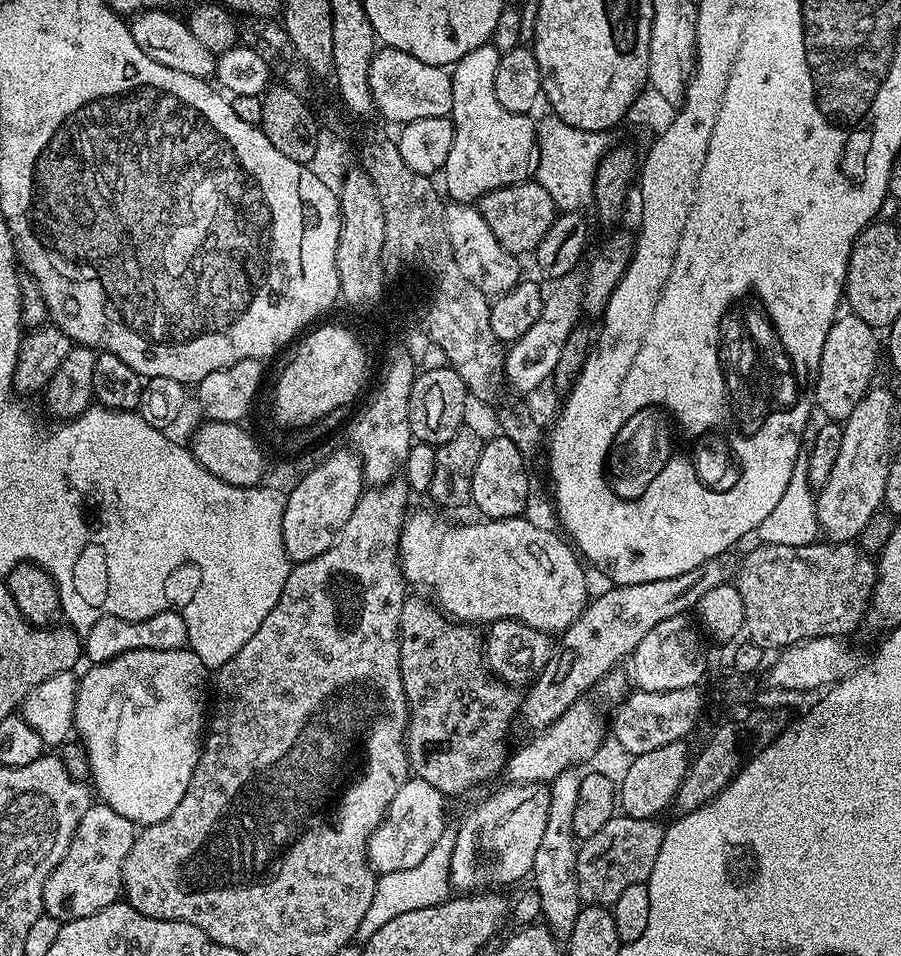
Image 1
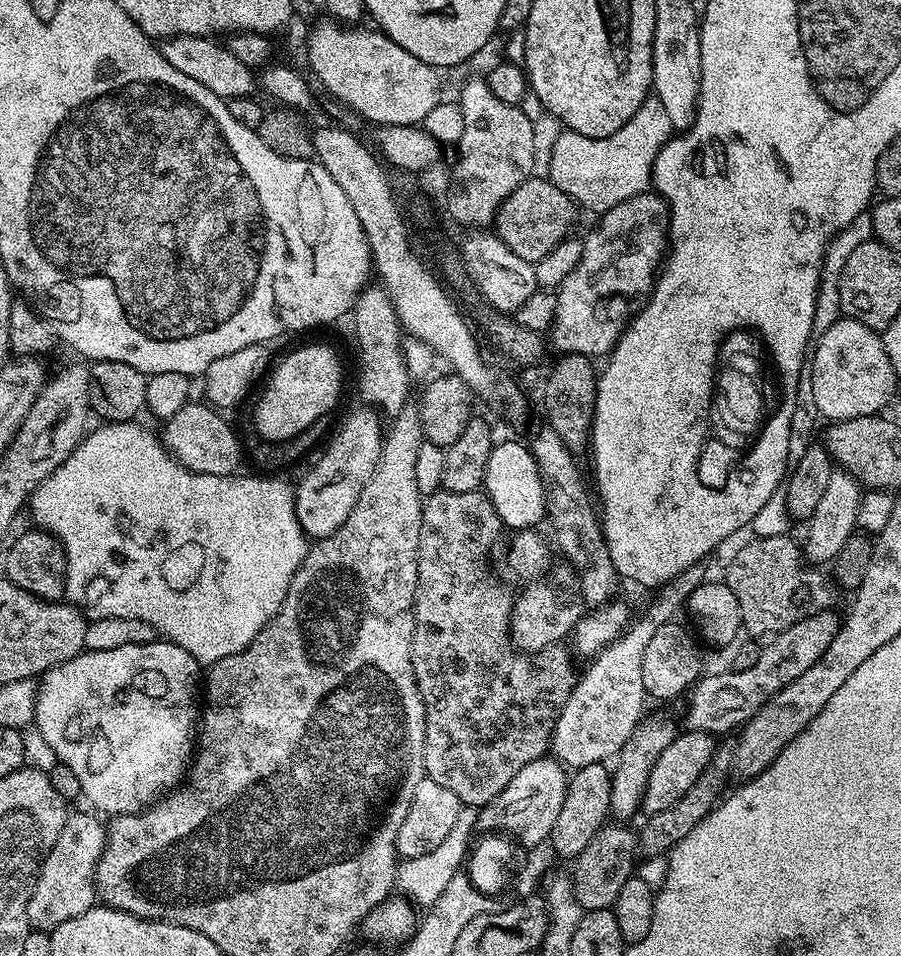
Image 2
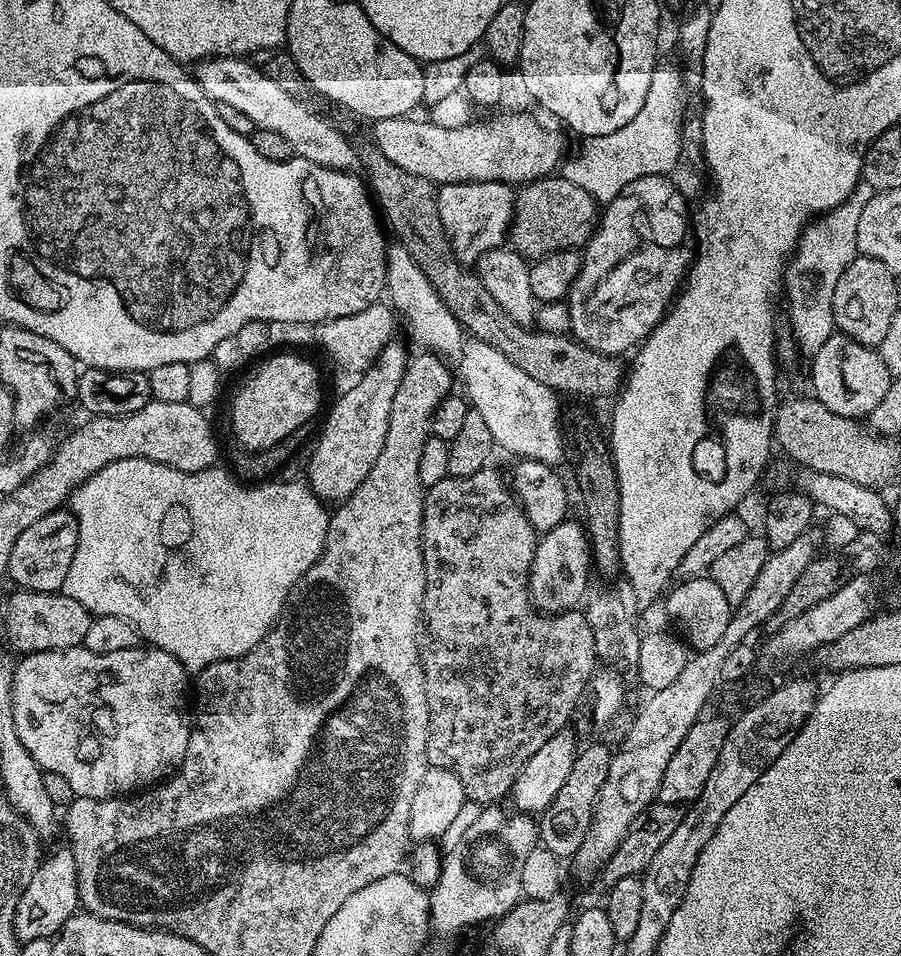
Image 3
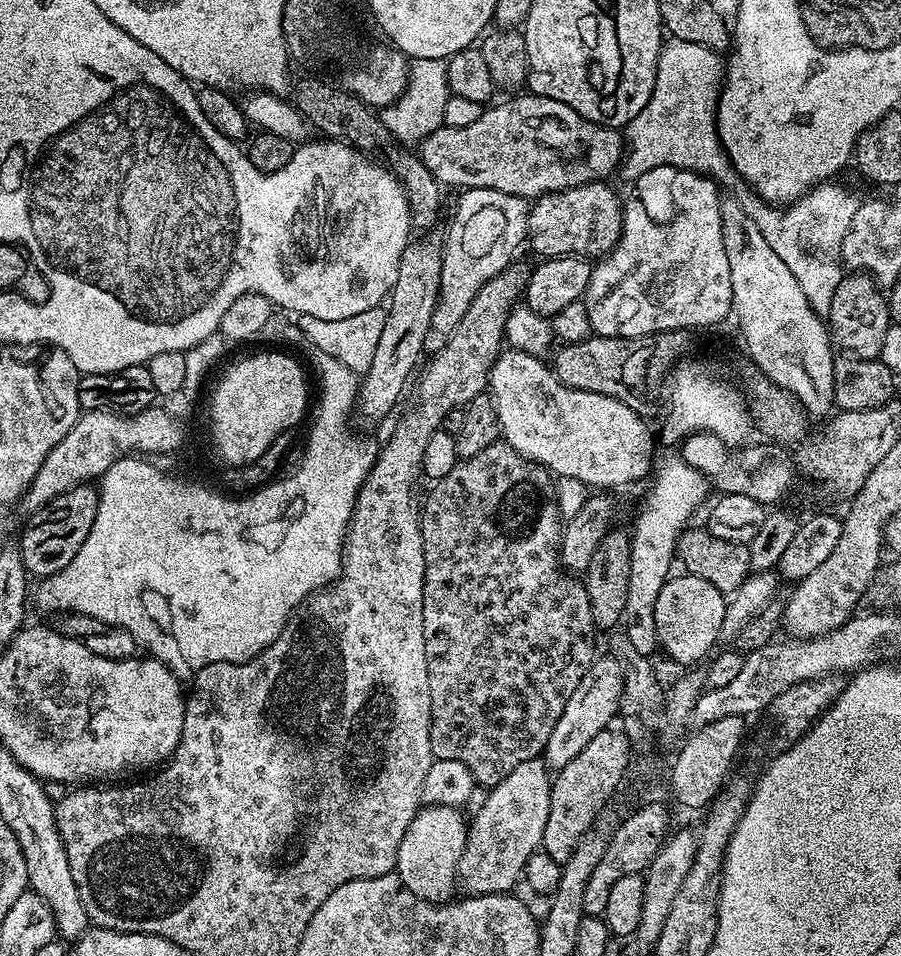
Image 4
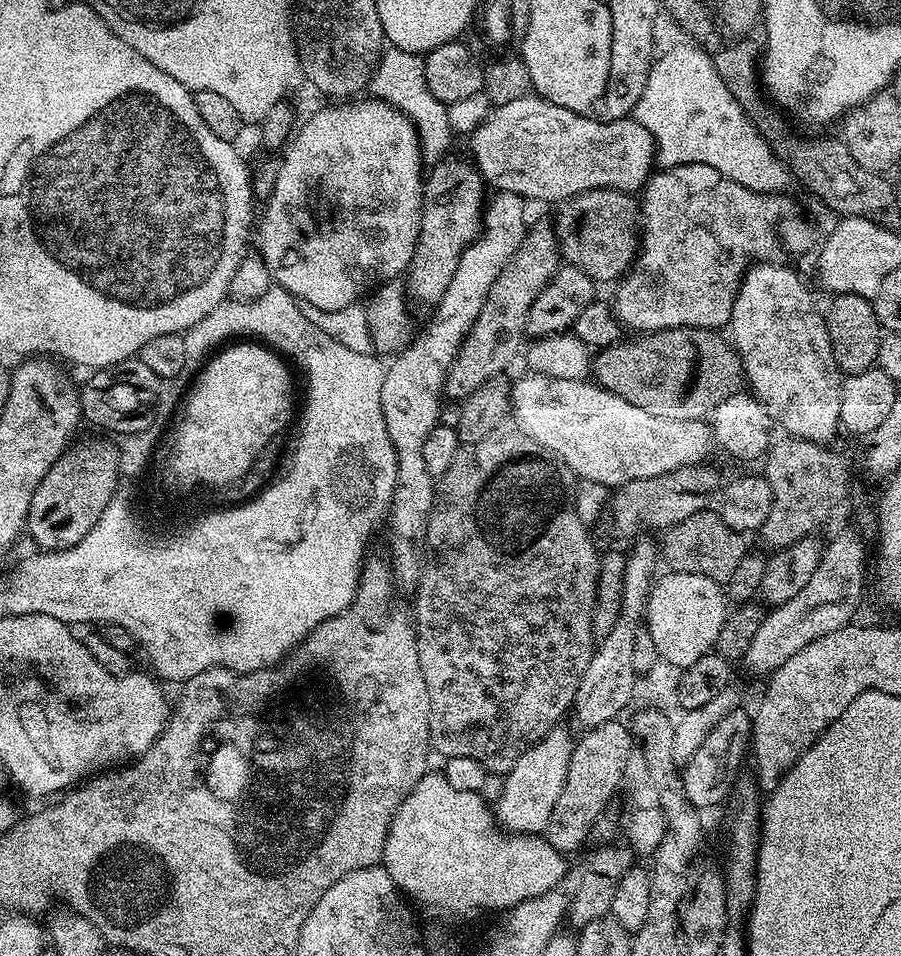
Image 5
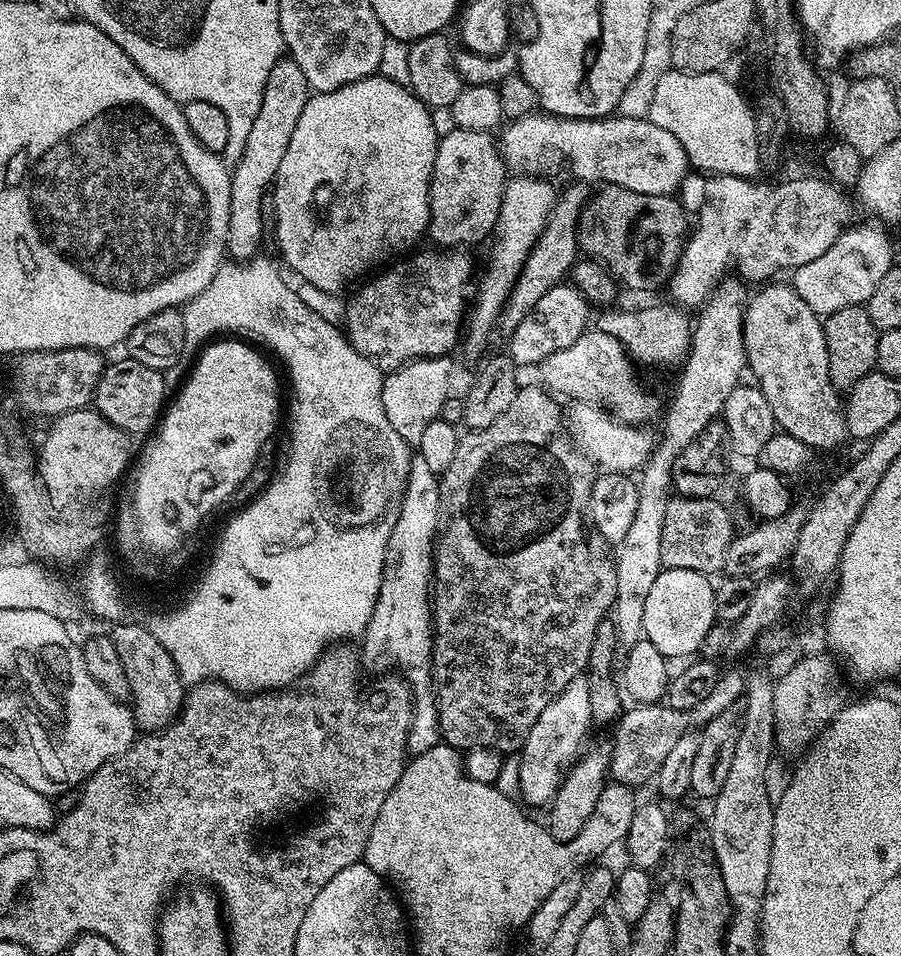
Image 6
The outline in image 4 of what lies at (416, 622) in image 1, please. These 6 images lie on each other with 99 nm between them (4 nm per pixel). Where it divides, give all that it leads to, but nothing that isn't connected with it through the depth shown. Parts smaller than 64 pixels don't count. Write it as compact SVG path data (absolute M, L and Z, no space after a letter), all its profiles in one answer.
M497 442L486 446L482 454L466 458L446 474L446 478L431 485L428 497L423 497L420 508L420 529L422 530L422 550L424 551L424 597L422 598L422 622L426 638L426 670L430 682L430 746L437 760L462 762L470 770L477 785L494 786L522 762L537 759L543 753L550 738L550 730L562 718L570 694L578 690L582 674L590 665L596 652L598 629L590 618L590 598L583 583L575 575L562 570L558 563L558 545L562 535L562 517L554 499L554 480L547 468L538 462L518 454L514 446Z

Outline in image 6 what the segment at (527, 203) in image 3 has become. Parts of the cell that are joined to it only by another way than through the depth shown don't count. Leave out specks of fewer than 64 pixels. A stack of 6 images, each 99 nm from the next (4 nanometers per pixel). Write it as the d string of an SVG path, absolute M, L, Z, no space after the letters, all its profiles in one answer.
M611 186L601 187L597 192L600 192L597 196L596 193L589 195L588 203L580 215L576 231L579 251L585 257L604 265L621 285L624 283L628 288L648 288L651 284L660 283L663 285L676 268L684 249L684 241L690 231L690 217L684 211L683 204L675 195L638 194L634 190Z

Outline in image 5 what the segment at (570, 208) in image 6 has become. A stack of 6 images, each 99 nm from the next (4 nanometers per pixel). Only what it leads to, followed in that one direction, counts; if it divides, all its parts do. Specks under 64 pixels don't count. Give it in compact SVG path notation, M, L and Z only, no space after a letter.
M540 220L533 228L531 225L525 231L518 250L514 250L506 266L502 266L502 274L494 278L494 286L490 286L490 294L486 294L482 310L479 311L478 318L474 318L474 324L470 326L470 332L466 334L450 366L444 383L449 401L464 401L467 396L474 394L474 390L478 390L478 386L482 386L482 382L508 370L504 368L511 366L516 355L521 355L522 345L526 340L530 306L534 306L534 298L538 298L538 294L561 267L562 257L553 221Z

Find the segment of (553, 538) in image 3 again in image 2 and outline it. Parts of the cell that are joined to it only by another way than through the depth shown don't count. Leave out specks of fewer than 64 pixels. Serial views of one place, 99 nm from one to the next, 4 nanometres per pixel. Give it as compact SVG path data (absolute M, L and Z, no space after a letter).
M560 562L557 568L549 567L546 574L535 577L529 584L532 585L521 596L513 599L512 621L508 623L513 648L525 654L540 652L551 644L559 644L571 637L572 629L586 612L580 581L567 563Z

